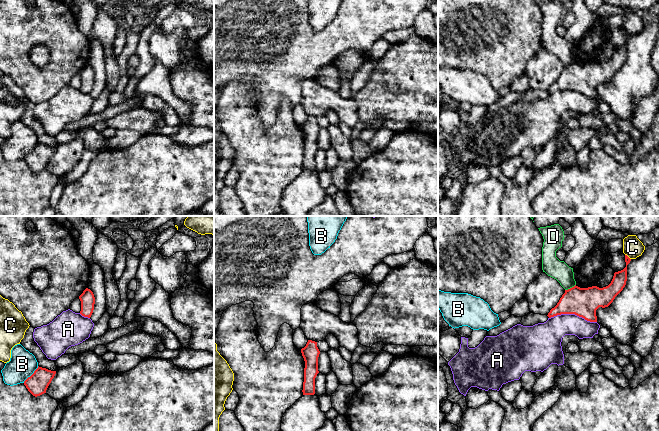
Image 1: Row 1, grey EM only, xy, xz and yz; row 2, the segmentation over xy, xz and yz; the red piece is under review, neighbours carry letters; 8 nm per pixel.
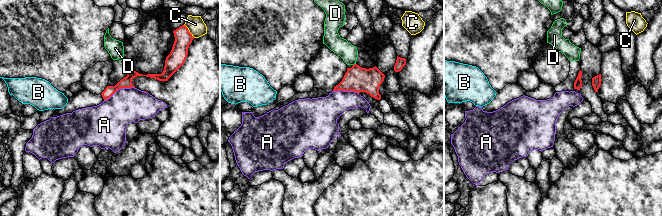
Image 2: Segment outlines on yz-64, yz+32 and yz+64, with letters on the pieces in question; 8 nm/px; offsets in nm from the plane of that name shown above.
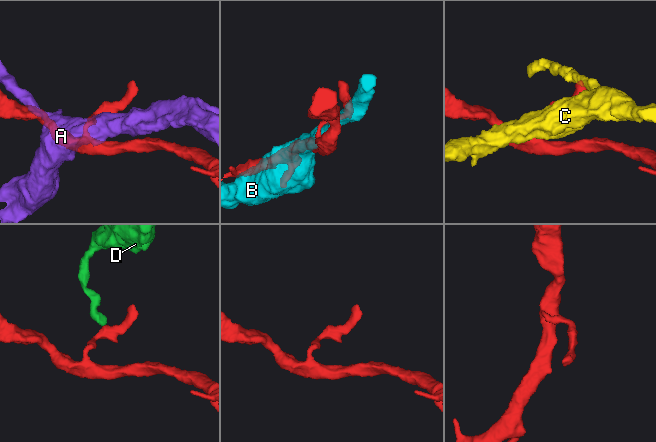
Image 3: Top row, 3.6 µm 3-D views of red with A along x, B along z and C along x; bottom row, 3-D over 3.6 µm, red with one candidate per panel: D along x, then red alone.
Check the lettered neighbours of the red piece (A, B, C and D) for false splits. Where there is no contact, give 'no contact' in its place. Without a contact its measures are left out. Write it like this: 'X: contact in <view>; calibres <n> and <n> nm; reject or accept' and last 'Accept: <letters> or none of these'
A: contact in yz; calibres 240 and 200 nm; reject
B: contact in xy; calibres 170 and 220 nm; reject
C: contact in yz; calibres 120 and 160 nm; reject
D: contact in yz; calibres 240 and 160 nm; reject
Accept: none of these

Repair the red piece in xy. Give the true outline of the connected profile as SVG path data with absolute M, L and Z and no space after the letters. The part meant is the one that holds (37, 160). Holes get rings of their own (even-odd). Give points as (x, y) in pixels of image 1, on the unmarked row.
M39 143L24 157L28 167L35 173L46 169L46 166L54 154L56 147Z

